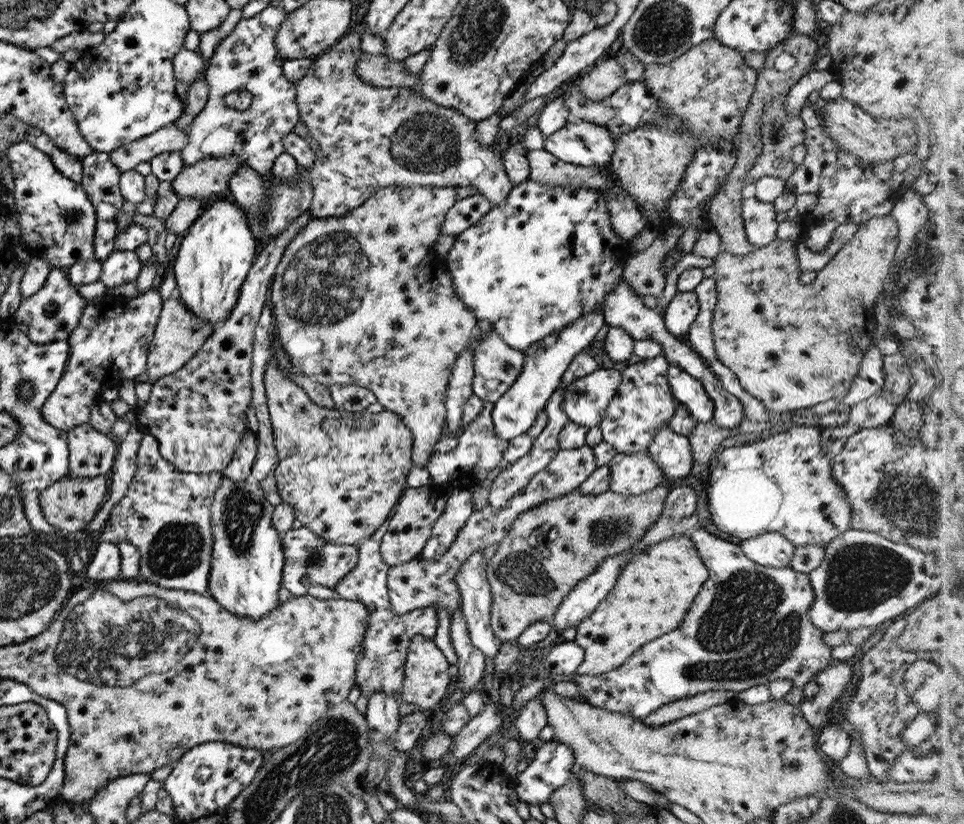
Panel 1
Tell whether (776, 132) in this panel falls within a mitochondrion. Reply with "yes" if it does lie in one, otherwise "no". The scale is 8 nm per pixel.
yes

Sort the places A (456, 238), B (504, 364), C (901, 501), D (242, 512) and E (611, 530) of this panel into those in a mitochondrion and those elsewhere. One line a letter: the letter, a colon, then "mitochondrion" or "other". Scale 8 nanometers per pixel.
A: other
B: mitochondrion
C: mitochondrion
D: mitochondrion
E: mitochondrion

